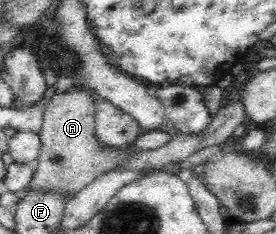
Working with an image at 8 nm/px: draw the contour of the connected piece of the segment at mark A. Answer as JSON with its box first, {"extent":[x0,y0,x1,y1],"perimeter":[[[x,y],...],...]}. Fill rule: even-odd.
{"extent":[30,87,132,195],"perimeter":[[[74,87],[68,91],[56,92],[46,103],[43,124],[39,133],[42,143],[36,163],[36,175],[30,188],[42,190],[67,191],[74,195],[104,173],[120,168],[131,155],[132,149],[126,147],[115,153],[102,151],[94,137],[95,103],[90,92]]]}

